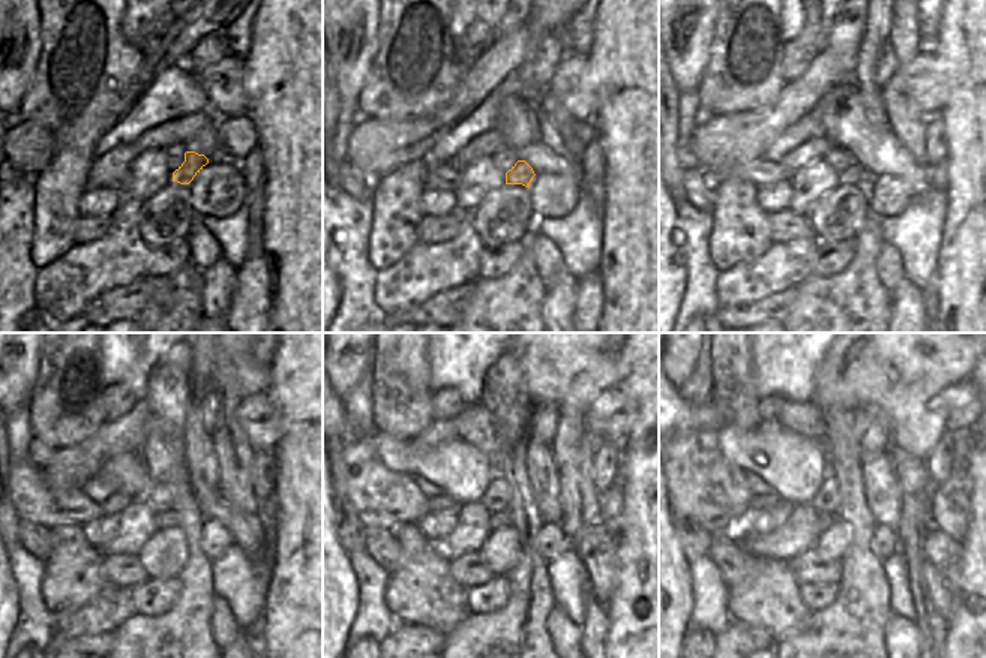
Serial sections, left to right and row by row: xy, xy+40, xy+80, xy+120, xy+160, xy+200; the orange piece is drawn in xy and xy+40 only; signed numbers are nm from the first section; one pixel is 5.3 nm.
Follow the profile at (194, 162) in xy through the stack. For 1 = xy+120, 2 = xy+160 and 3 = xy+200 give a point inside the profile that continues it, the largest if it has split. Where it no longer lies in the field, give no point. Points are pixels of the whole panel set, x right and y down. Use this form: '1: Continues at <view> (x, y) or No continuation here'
1: Continues at xy+120 (167, 519)
2: Continues at xy+160 (502, 519)
3: Continues at xy+200 (826, 520)

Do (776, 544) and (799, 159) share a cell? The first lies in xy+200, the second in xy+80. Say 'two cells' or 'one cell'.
two cells

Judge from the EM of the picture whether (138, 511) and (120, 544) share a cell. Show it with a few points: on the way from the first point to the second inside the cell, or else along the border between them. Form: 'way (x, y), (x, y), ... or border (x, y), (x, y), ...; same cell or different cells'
way (137, 519), (134, 531), (128, 537); same cell

